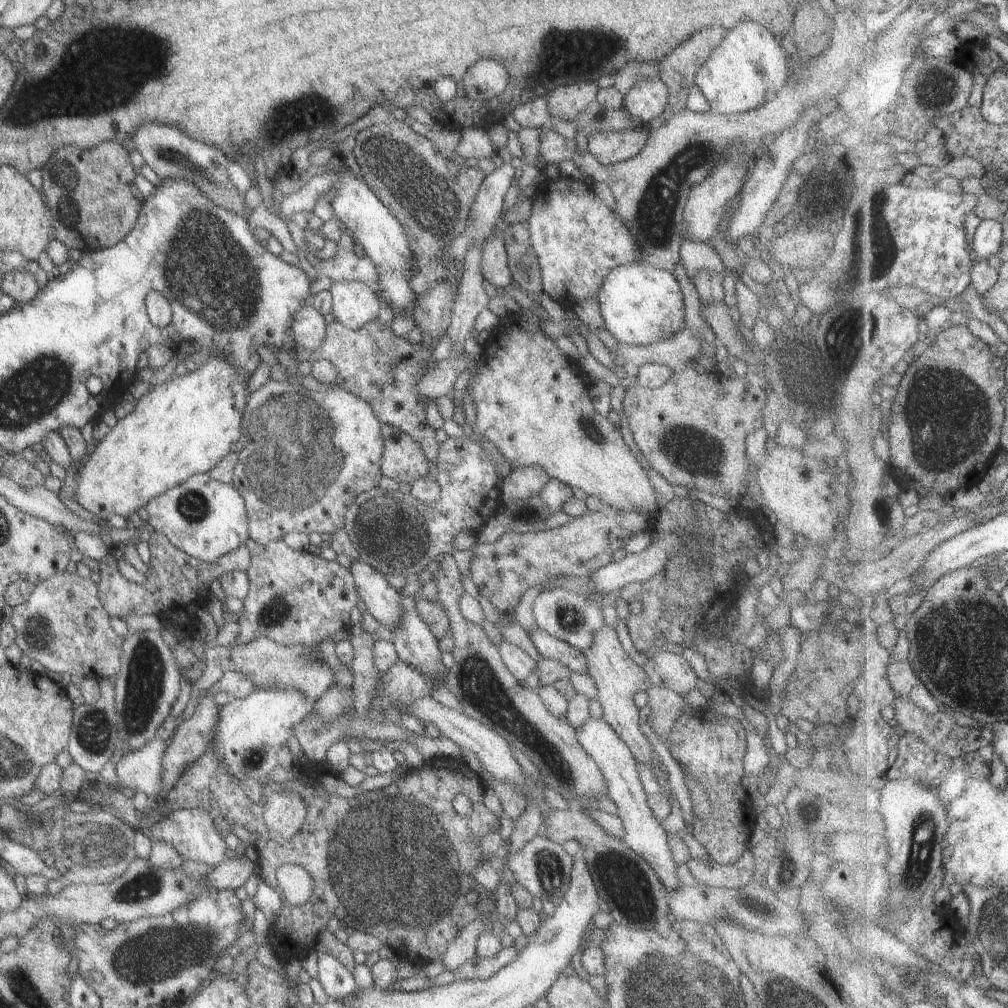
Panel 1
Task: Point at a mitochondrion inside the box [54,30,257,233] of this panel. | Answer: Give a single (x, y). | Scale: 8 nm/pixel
(148, 55)

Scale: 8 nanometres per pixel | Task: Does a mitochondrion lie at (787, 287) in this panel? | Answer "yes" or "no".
no

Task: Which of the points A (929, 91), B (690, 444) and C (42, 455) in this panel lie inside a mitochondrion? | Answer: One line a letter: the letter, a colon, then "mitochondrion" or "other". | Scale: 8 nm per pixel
A: mitochondrion
B: mitochondrion
C: other

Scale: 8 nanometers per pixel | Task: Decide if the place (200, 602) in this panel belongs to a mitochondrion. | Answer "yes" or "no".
no

